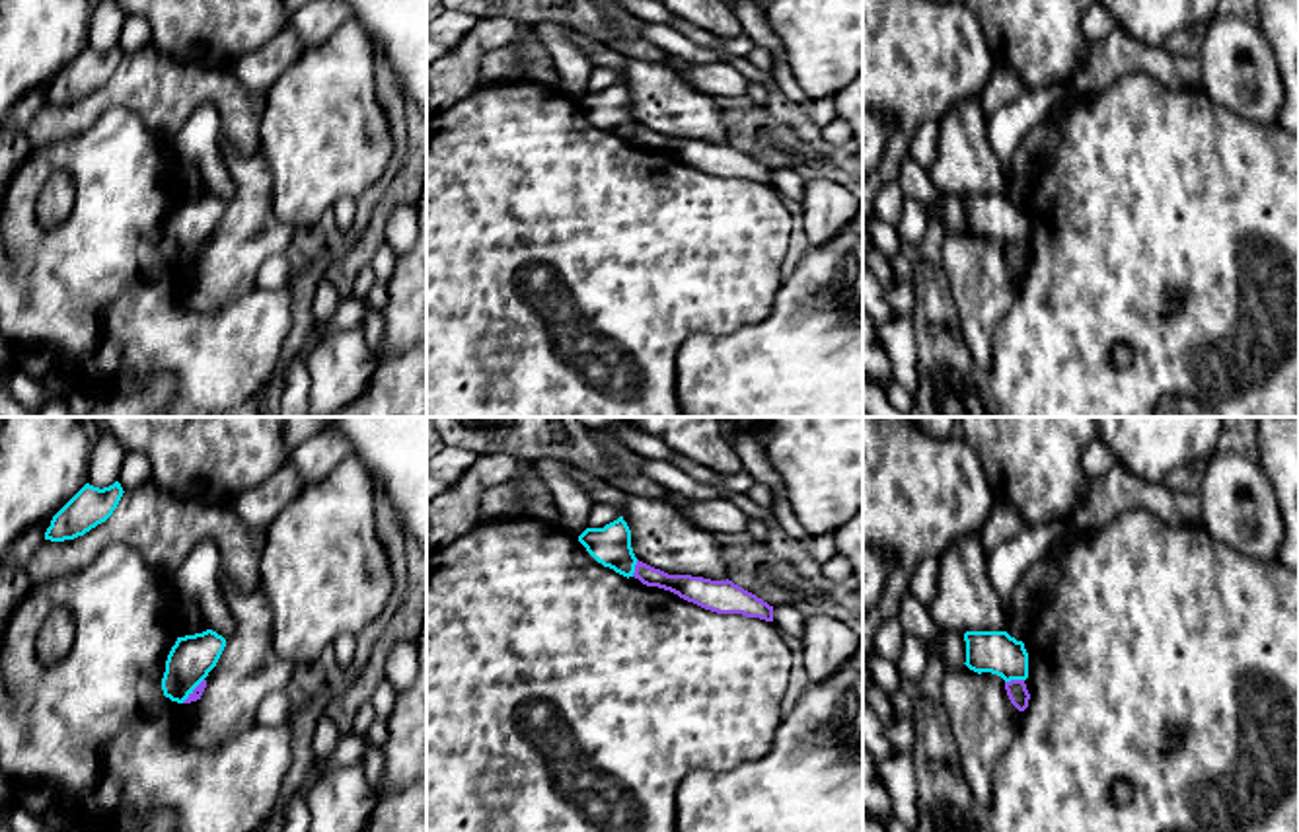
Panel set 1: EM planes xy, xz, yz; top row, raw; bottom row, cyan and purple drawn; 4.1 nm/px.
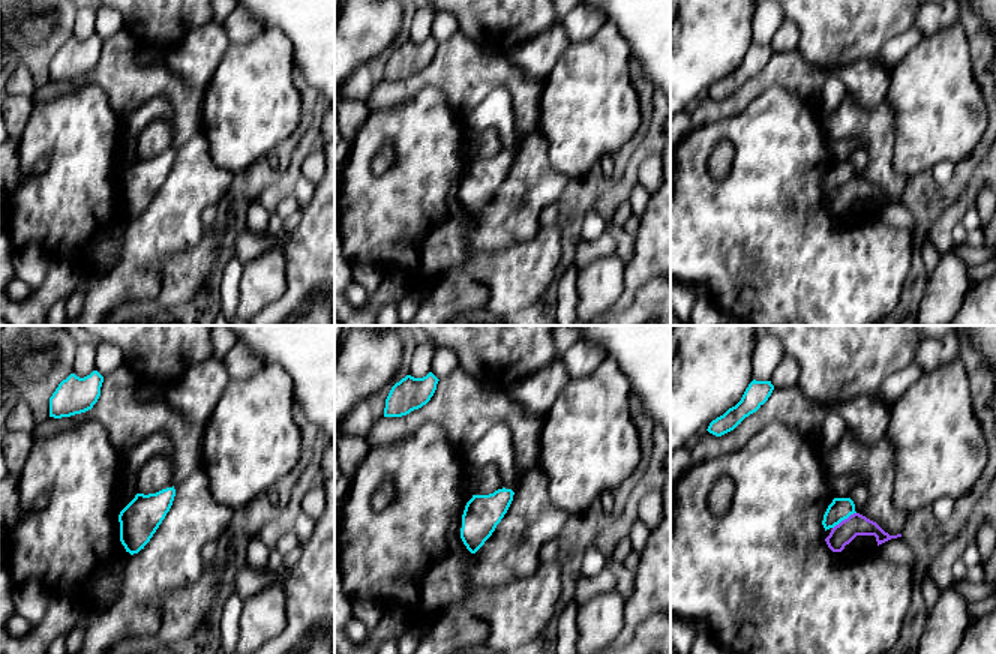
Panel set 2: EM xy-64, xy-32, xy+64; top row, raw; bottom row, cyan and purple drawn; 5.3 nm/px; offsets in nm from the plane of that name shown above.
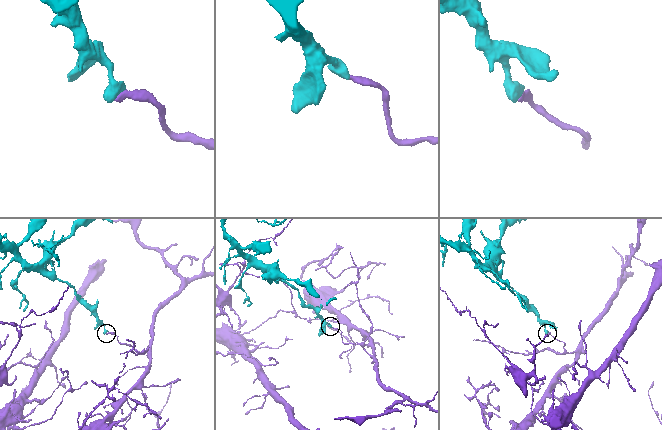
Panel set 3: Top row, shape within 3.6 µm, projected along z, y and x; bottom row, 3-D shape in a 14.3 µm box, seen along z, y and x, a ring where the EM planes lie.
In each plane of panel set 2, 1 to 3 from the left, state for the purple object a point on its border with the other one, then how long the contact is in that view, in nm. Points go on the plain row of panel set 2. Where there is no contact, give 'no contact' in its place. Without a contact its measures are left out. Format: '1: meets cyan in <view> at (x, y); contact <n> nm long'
1: no contact
2: no contact
3: meets cyan in xy+64 at (843, 183); contact 160 nm long

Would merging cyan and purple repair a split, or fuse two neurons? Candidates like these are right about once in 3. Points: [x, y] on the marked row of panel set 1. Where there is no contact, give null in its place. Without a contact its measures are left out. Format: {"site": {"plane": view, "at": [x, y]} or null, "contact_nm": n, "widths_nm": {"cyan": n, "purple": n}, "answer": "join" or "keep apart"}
{"site": {"plane": "xy", "at": [193, 688]}, "contact_nm": 140, "widths_nm": {"cyan": 190, "purple": 50}, "answer": "keep apart"}

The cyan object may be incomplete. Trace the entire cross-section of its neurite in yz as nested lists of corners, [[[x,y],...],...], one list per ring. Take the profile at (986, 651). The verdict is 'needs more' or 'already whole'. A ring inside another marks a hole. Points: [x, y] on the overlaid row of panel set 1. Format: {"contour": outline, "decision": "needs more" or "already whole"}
{"contour": [[[966,631],[966,666],[978,674],[991,672],[1005,682],[1028,678],[1028,653],[1007,631]]], "decision": "already whole"}

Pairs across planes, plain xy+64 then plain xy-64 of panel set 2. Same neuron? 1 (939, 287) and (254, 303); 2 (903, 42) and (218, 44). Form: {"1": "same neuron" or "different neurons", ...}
{"1": "same neuron", "2": "same neuron"}

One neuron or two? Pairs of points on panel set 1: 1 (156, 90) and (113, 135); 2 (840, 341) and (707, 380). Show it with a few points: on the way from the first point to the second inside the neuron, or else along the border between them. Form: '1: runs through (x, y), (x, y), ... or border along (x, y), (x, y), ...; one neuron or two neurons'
1: border along (90, 125), (110, 108), (125, 106), (152, 131); two neurons
2: runs through (807, 375), (801, 380), (741, 380); one neuron

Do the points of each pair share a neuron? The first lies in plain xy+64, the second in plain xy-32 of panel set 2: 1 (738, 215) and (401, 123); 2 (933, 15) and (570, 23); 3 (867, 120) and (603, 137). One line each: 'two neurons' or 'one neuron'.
1: one neuron
2: one neuron
3: two neurons

